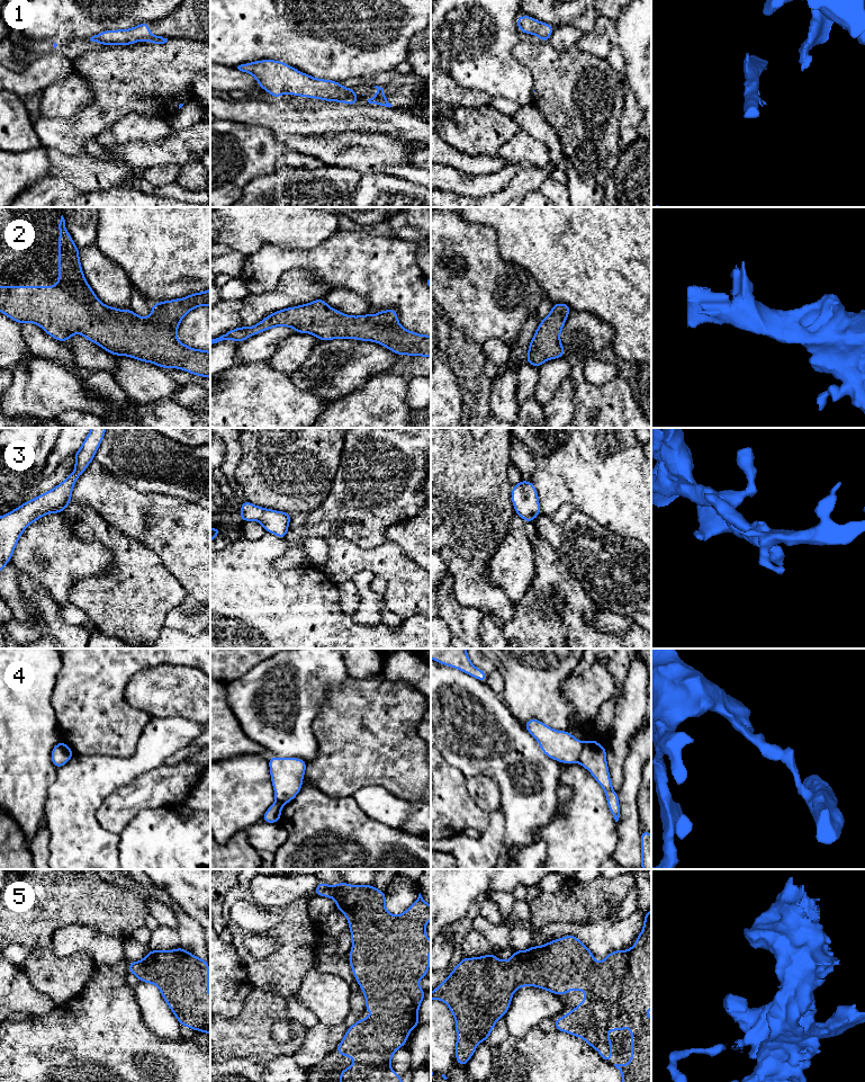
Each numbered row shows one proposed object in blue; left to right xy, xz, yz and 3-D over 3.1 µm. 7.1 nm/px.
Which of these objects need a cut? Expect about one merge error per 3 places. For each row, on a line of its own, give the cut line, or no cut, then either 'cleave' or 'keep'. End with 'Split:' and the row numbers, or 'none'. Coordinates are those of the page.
1: cut in xy along (162, 37), (147, 41); cleave
2: no cut; keep
3: no cut; keep
4: cut in yz along (584, 743), (578, 761); cleave
5: no cut; keep
Split: 1, 4

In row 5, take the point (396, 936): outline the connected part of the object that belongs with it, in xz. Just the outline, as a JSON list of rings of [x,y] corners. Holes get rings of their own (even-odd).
[[[318,882],[315,896],[325,896],[336,902],[336,910],[341,911],[349,923],[352,949],[349,963],[353,975],[366,998],[366,1011],[375,1011],[376,1016],[359,1019],[348,1028],[335,1052],[341,1056],[357,1058],[348,1068],[341,1070],[340,1082],[402,1082],[402,1076],[390,1068],[394,1053],[404,1047],[409,1032],[420,1025],[418,1009],[423,1002],[425,990],[418,986],[418,981],[427,976],[430,969],[431,940],[426,937],[425,927],[431,920],[431,905],[421,893],[417,900],[402,914],[394,915],[386,911],[386,893],[375,885],[351,885],[341,882],[327,885]]]

